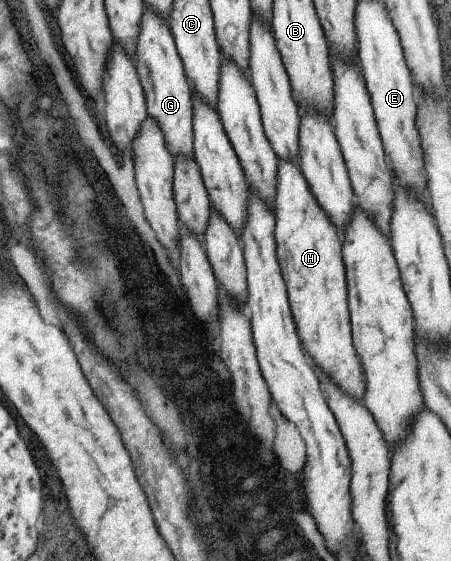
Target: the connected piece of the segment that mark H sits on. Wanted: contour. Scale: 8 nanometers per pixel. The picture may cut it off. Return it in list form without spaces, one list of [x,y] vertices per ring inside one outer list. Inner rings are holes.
[[[277,159],[276,193],[274,196],[275,256],[287,288],[287,300],[301,348],[311,356],[313,364],[339,384],[353,400],[363,396],[363,374],[355,356],[349,316],[345,302],[345,276],[339,254],[339,240],[326,213],[315,204],[310,188],[302,177],[297,160]]]

